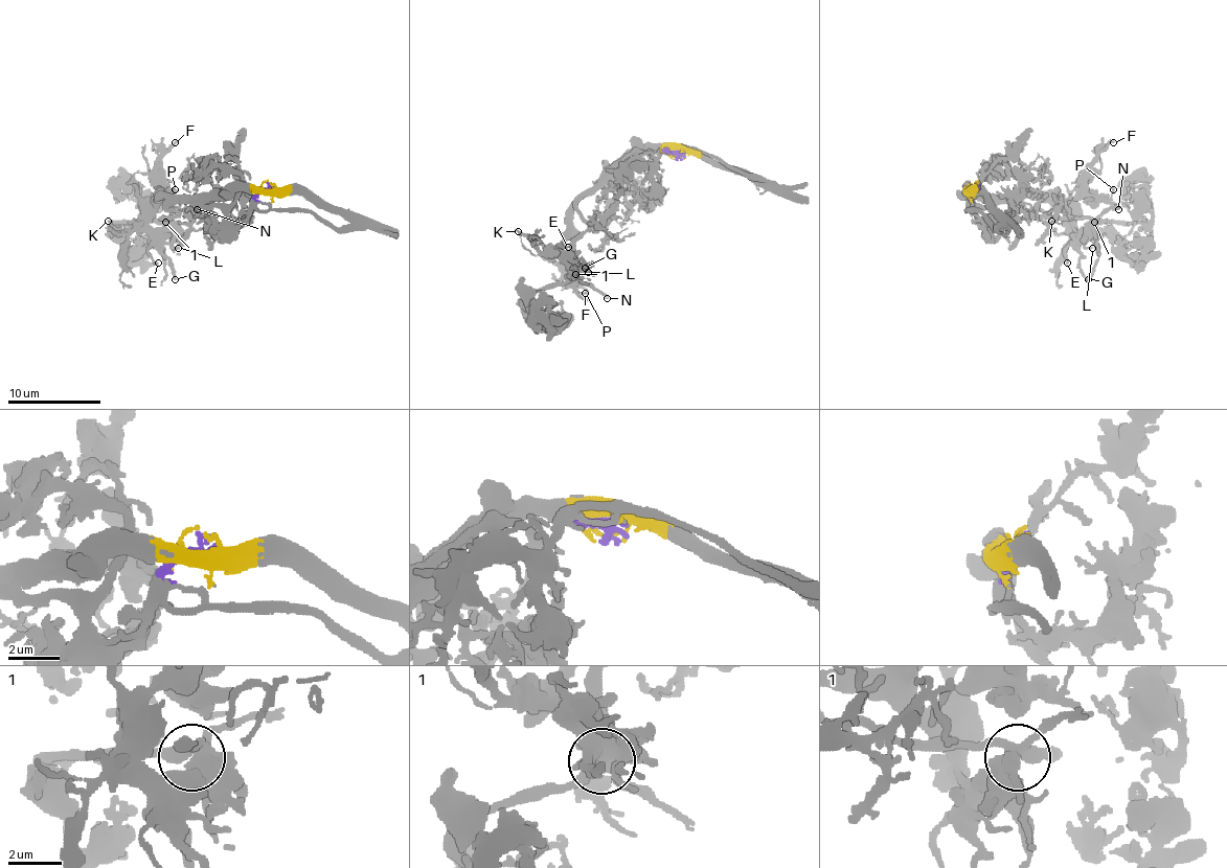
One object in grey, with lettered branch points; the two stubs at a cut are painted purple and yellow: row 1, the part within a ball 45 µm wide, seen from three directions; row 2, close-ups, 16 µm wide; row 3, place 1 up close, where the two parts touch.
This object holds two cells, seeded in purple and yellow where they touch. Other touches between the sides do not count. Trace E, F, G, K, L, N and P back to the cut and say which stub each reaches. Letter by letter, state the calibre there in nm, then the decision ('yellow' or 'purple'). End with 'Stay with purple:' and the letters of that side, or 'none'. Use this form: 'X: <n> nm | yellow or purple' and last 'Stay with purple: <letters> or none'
E: 170 nm | yellow
F: 200 nm | yellow
G: 150 nm | yellow
K: 150 nm | yellow
L: 180 nm | yellow
N: 240 nm | yellow
P: 180 nm | yellow
Stay with purple: none

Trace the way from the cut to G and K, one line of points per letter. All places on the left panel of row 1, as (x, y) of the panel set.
G: (270, 184), (162, 196), (148, 224), (153, 245), (168, 260), (176, 279)
K: (270, 184), (263, 181), (257, 186), (244, 188), (162, 196), (131, 230), (115, 228), (108, 221)

